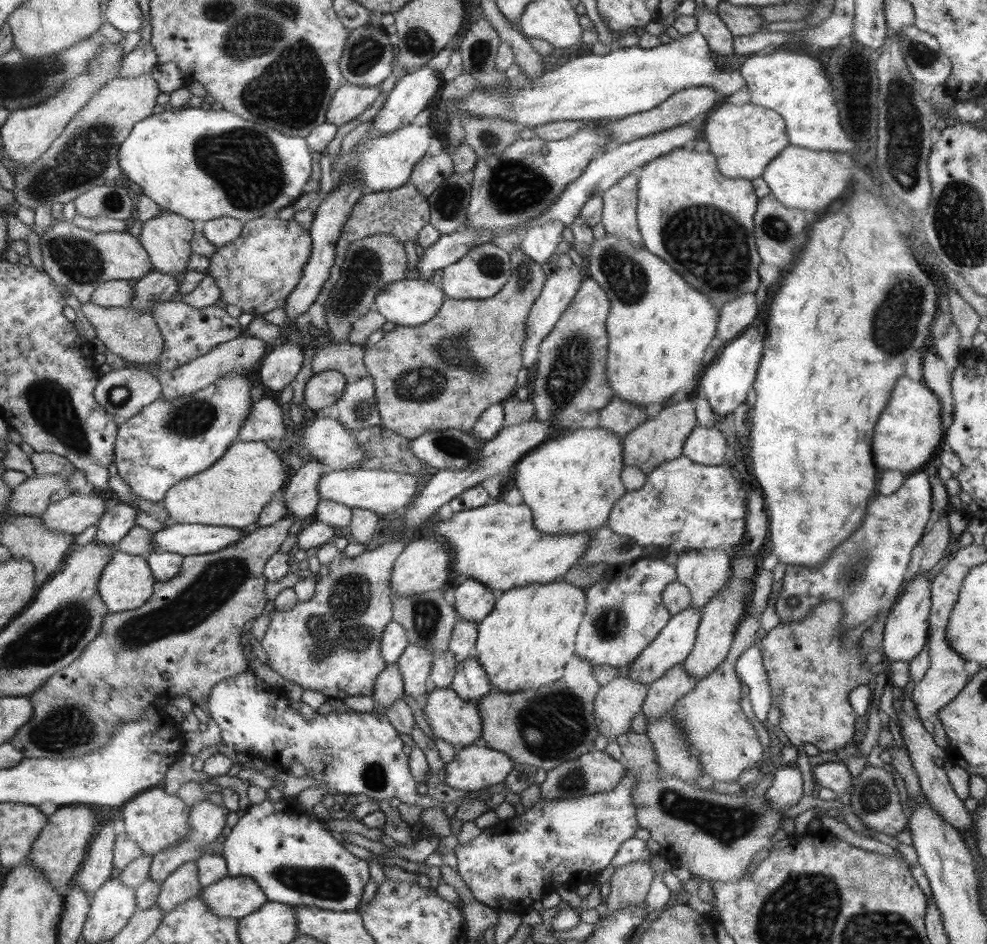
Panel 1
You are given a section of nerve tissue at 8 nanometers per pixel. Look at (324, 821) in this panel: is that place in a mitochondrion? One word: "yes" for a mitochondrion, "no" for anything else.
no

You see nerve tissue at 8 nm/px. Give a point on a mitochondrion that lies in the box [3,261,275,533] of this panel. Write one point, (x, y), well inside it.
(50, 403)

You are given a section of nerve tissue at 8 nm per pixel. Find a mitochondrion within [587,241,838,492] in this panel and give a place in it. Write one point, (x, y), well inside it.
(630, 283)

